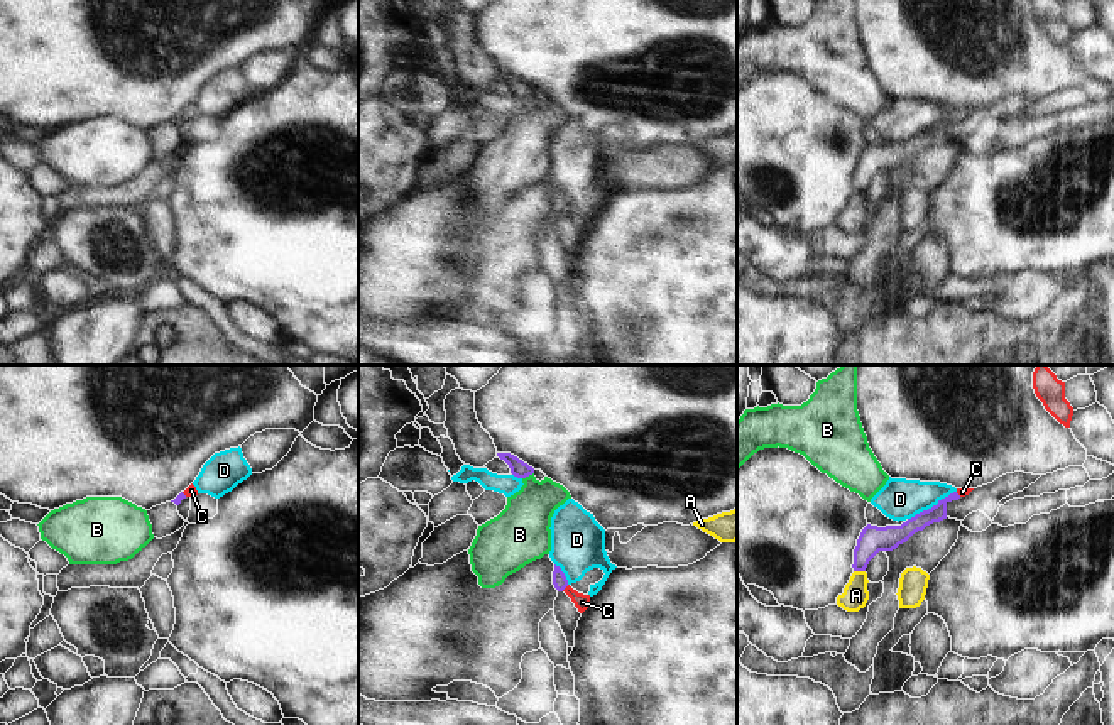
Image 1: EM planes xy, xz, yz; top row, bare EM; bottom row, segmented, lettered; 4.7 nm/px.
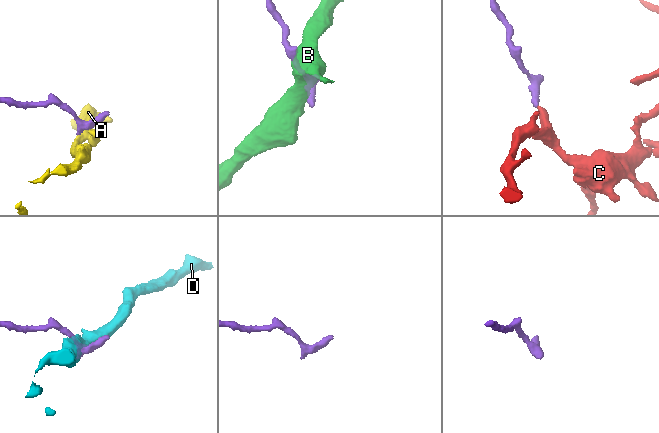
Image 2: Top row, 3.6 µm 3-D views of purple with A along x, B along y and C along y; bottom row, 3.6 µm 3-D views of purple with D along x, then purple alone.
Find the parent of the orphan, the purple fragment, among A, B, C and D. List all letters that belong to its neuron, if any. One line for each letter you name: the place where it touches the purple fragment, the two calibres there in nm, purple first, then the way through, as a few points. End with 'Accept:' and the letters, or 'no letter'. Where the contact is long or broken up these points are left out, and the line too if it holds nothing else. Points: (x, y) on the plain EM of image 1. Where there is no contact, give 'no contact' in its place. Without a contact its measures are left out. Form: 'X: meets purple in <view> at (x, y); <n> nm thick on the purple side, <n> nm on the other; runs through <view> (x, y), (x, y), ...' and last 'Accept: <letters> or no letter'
C: meets purple in xz at (565, 208); 70 nm thick on the purple side, 80 nm on the other; runs through xz (560, 203), (565, 208), (582, 223)
Accept: C

